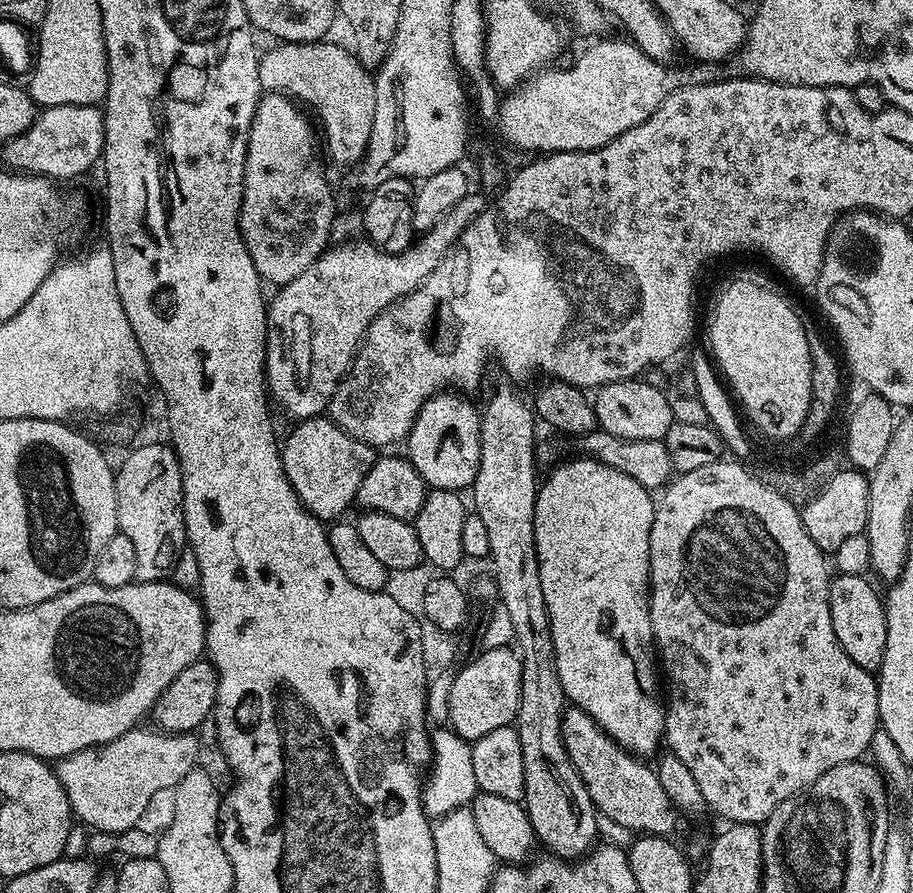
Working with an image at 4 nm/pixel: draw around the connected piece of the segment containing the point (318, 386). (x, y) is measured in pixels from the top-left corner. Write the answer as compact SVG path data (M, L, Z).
M476 194L462 198L443 218L428 231L419 233L405 252L383 252L367 238L355 238L347 243L329 247L294 282L283 285L276 297L271 297L268 309L268 345L264 359L266 387L271 403L276 404L292 419L292 422L310 420L327 413L332 396L341 380L348 375L356 349L360 347L364 333L379 312L384 312L403 296L408 296L438 266L442 258L451 253L466 228L486 207Z

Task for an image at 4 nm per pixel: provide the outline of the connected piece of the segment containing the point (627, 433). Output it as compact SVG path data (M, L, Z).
M644 378L619 380L613 384L601 384L594 392L596 424L599 431L609 432L623 440L663 440L672 425L672 401L660 388L647 384Z

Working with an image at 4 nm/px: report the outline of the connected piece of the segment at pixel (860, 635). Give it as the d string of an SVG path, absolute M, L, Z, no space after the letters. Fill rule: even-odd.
M836 574L828 585L830 622L834 622L834 634L846 650L846 654L862 670L879 673L882 657L886 654L886 614L881 593L876 593L867 575Z

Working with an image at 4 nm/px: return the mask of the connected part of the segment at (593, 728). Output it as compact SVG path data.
M568 706L560 719L562 742L568 751L574 770L588 787L588 793L596 806L597 813L608 820L613 820L620 828L629 828L632 834L651 834L667 837L668 831L676 824L678 813L672 807L672 799L662 790L658 782L655 767L648 768L643 759L627 752L621 744L611 740L580 708Z

